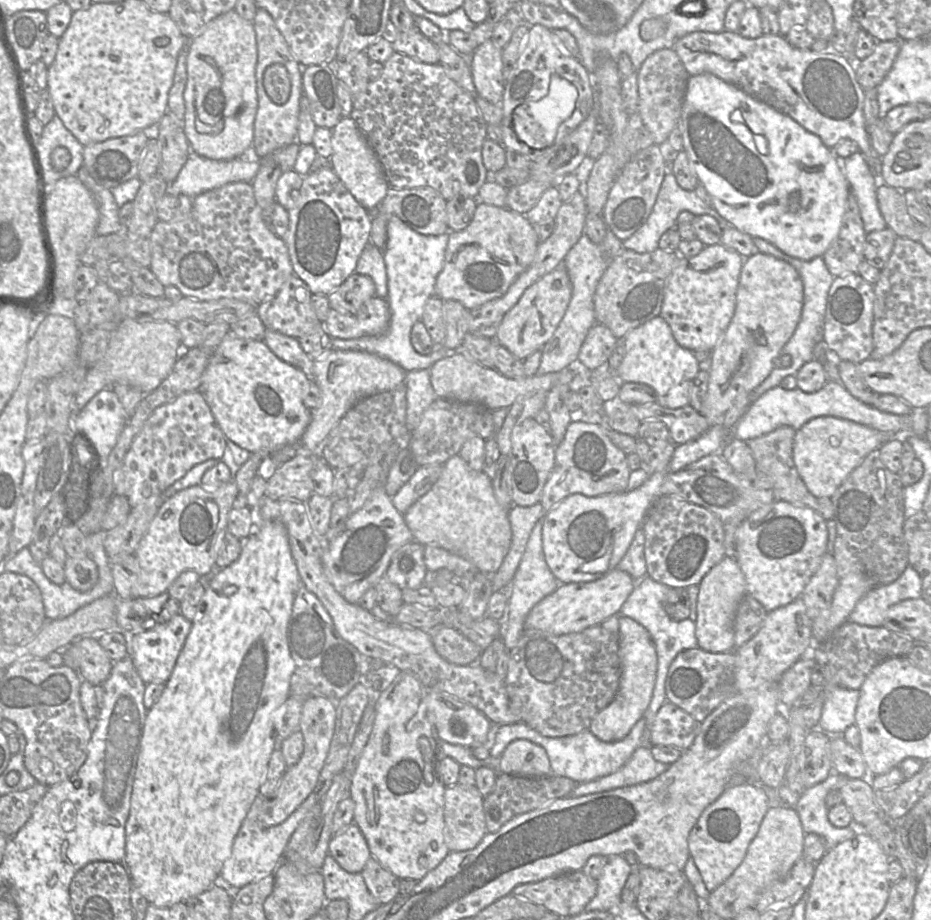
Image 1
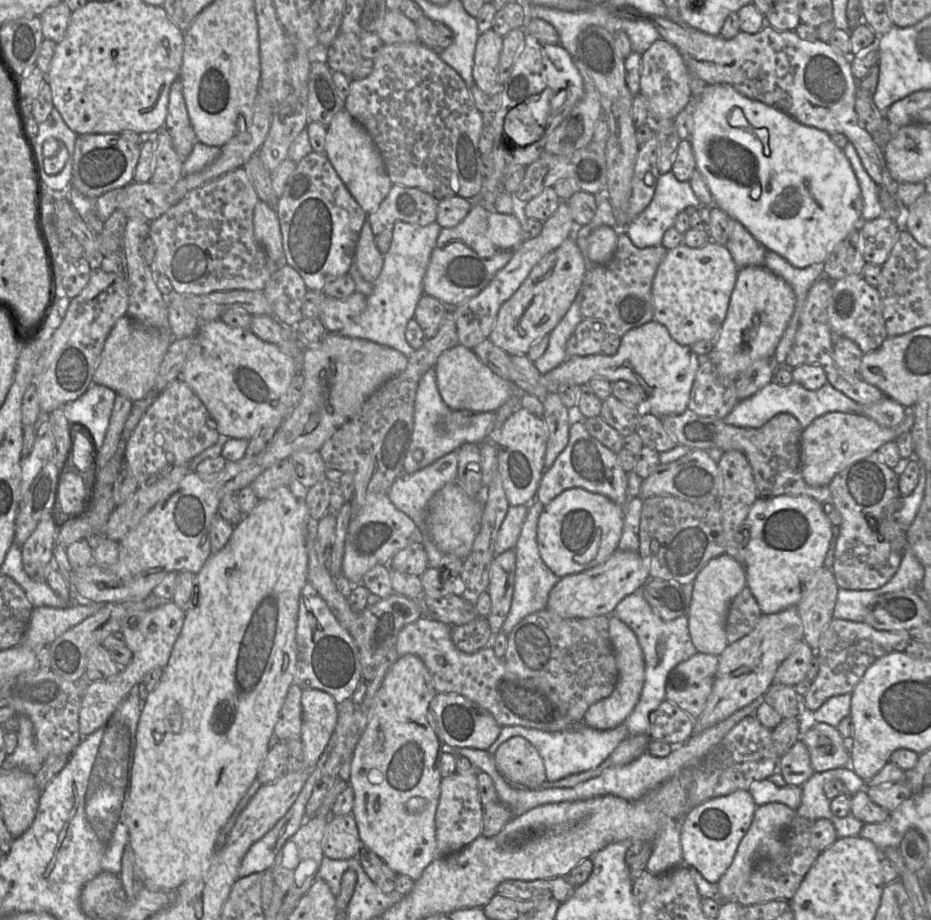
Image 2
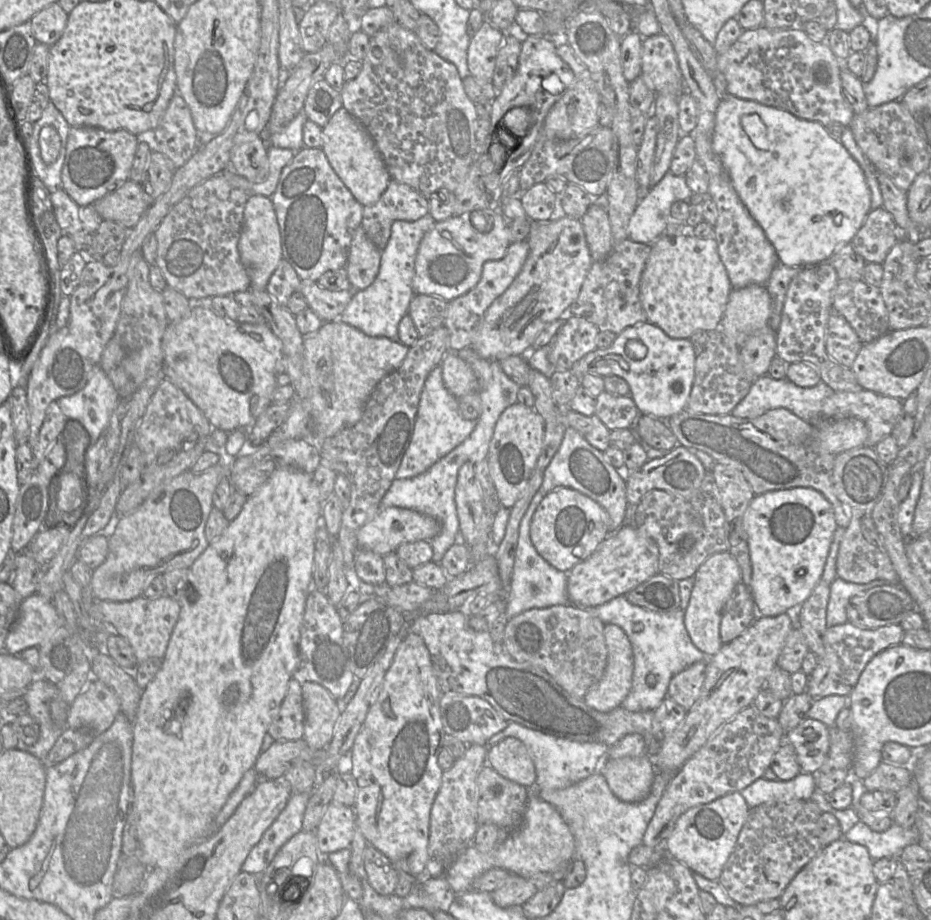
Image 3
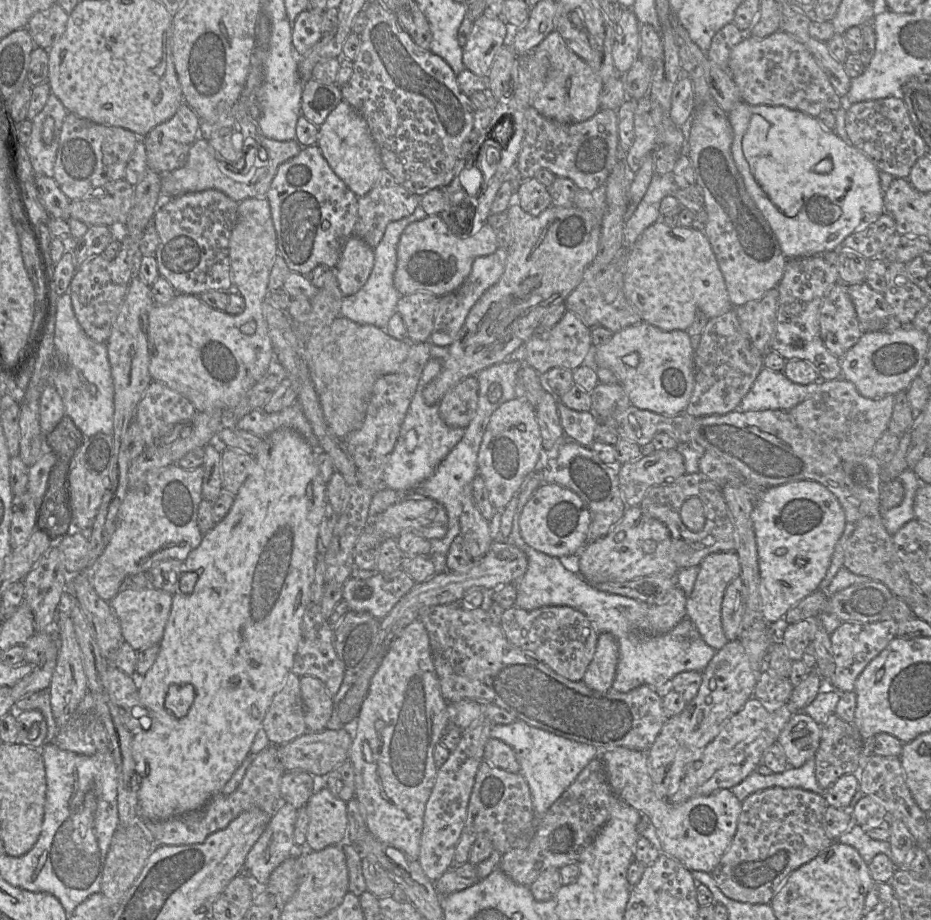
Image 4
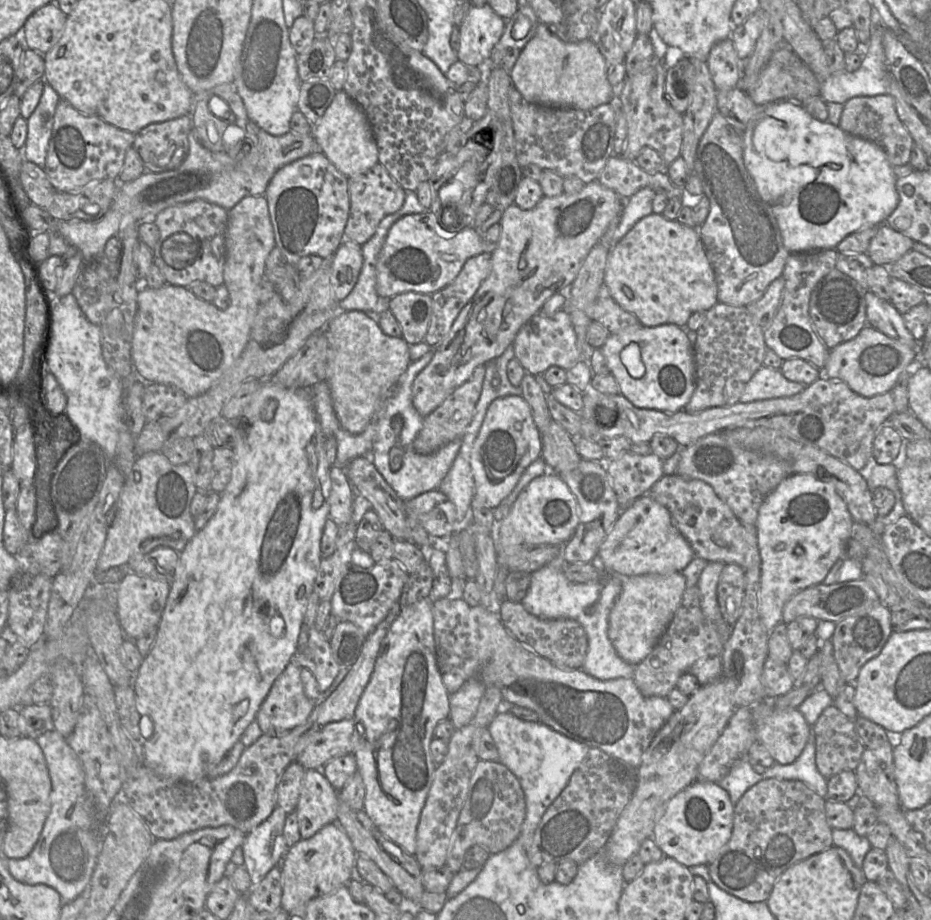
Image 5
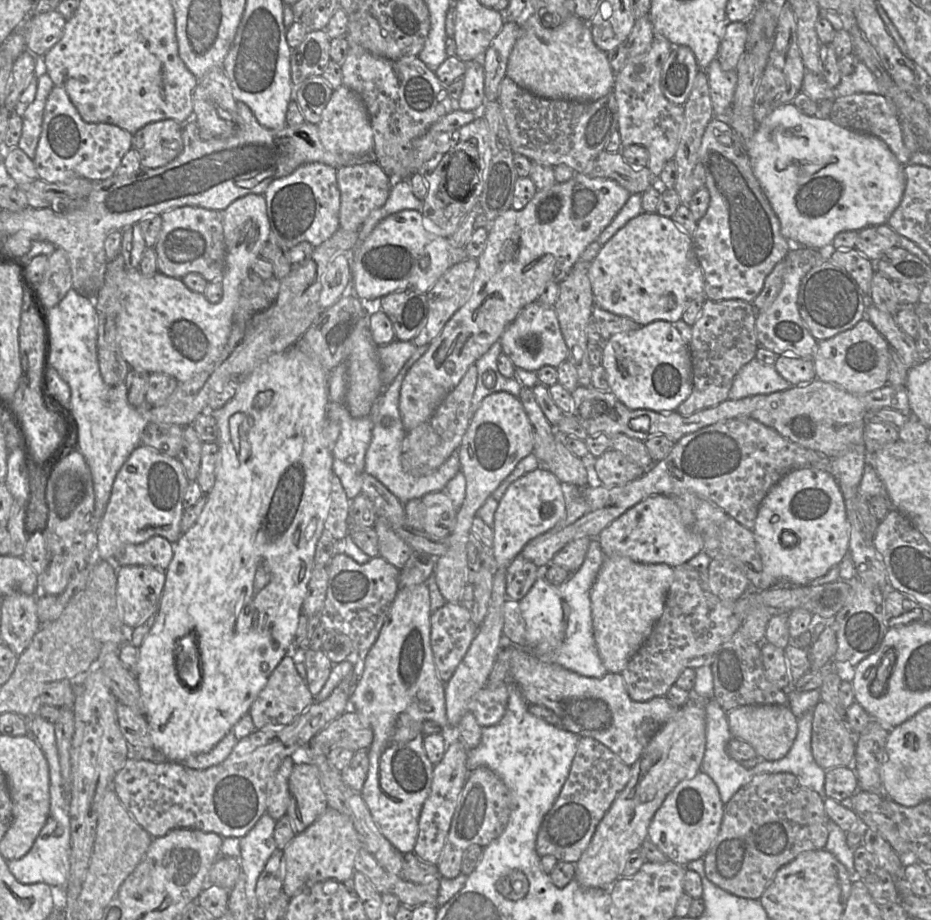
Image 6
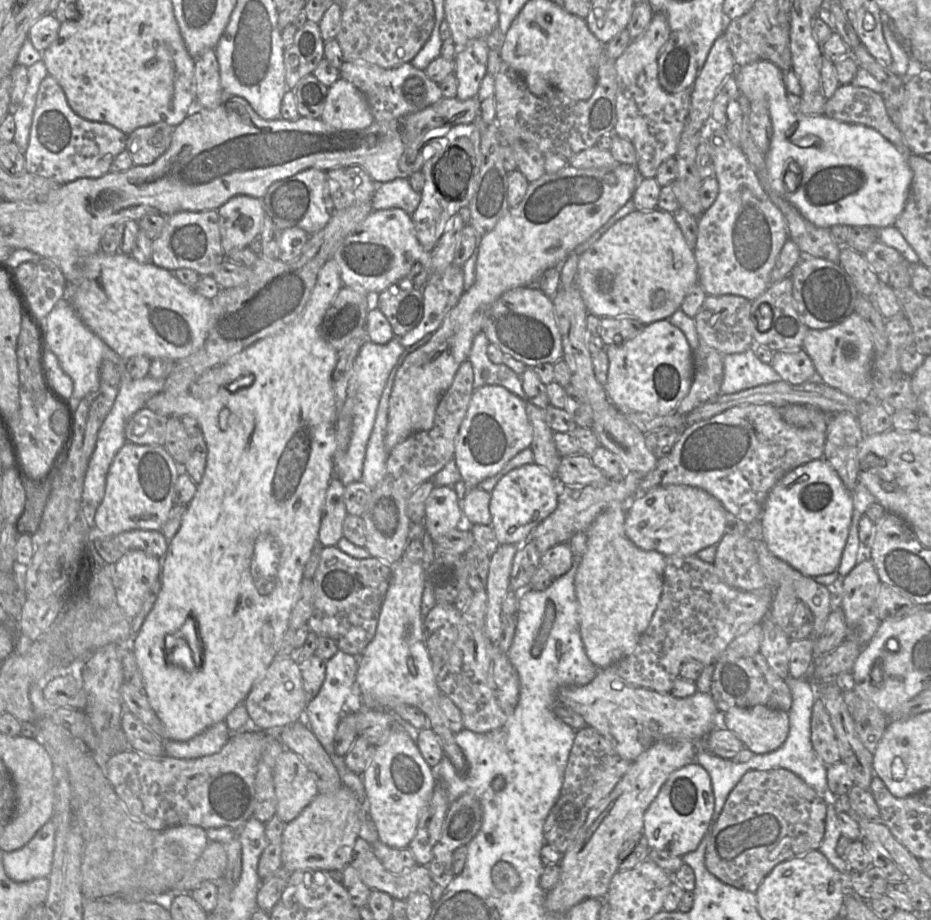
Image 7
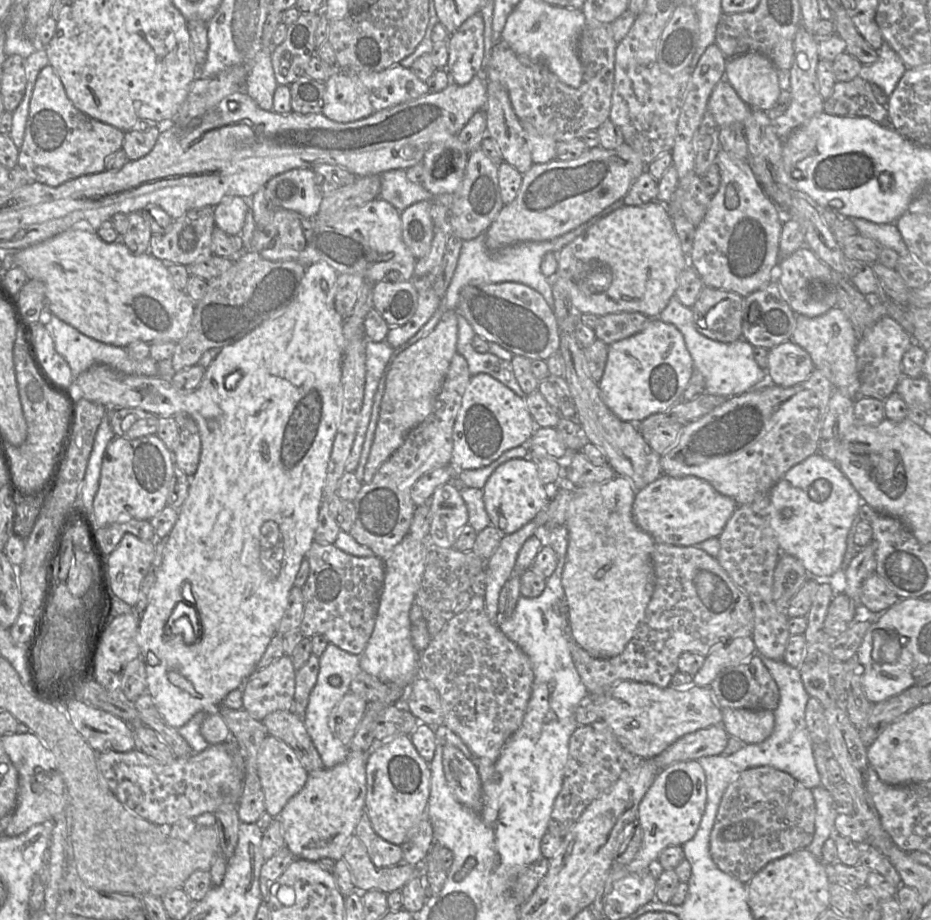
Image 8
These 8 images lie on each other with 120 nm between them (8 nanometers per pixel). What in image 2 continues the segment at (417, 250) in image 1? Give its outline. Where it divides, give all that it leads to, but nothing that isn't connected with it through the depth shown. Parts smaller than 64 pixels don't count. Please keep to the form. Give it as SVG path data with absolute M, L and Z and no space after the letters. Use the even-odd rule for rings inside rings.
M397 221L393 227L391 246L384 255L381 273L373 283L372 293L367 296L365 310L350 325L346 325L340 332L335 334L370 340L391 347L401 352L406 357L409 357L414 352L414 349L406 340L406 326L408 321L414 318L417 303L420 297L424 294L423 278L441 229L442 227L436 221L425 226Z

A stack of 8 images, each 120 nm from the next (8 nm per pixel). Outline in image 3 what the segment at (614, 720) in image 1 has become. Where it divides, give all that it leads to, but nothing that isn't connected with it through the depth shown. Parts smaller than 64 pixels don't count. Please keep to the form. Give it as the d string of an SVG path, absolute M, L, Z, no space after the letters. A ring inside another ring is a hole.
M606 624L604 639L607 665L602 678L584 697L585 703L603 713L622 705L632 688L634 656L626 633L615 624Z

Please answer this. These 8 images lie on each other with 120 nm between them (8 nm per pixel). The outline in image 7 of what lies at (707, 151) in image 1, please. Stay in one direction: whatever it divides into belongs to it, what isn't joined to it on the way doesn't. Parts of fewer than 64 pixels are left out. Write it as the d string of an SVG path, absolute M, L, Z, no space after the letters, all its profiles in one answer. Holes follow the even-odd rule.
M757 60L738 67L734 77L738 89L750 102L765 102L772 123L772 137L768 152L764 155L769 184L774 193L791 203L800 214L814 225L830 228L834 225L884 228L894 225L902 213L913 172L905 157L877 130L862 125L838 121L821 114L806 116L794 114L787 101L787 90L782 71L768 60ZM787 169L801 175L798 187L788 192L785 187Z

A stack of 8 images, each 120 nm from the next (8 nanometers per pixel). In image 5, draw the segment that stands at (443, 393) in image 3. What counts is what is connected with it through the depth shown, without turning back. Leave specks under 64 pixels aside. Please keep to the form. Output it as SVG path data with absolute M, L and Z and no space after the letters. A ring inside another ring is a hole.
M431 349L421 358L412 361L401 375L397 391L392 397L384 399L376 412L377 432L369 456L378 472L403 501L410 500L428 491L438 490L462 445L462 437L460 437L442 446L437 451L426 455L415 452L412 447L412 443L422 429L424 421L424 417L418 413L412 403L412 384L418 373L432 360L433 355L434 350ZM395 415L401 416L403 420L403 427L399 434L396 434L391 428L390 421Z

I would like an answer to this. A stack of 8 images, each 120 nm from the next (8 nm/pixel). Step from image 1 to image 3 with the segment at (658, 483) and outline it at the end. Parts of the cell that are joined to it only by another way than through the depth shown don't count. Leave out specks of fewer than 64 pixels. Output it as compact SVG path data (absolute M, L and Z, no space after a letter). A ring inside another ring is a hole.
M569 487L548 492L536 508L530 524L530 538L539 555L563 572L591 556L610 534L607 512L593 499Z

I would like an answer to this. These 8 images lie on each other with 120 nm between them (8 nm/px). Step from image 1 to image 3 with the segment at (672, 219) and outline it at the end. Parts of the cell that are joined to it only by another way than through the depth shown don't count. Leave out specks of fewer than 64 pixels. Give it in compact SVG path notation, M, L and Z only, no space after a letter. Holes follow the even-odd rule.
M668 170L647 195L641 197L630 219L627 239L653 244L665 232L672 204L676 201L690 203L692 195L685 176L675 176Z

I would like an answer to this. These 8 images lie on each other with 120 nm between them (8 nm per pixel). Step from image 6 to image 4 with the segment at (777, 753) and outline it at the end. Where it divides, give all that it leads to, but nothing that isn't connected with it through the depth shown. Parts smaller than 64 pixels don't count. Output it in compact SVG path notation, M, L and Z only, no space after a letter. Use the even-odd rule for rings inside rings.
M796 712L781 731L779 743L787 757L789 767L799 768L814 758L820 744L821 725L804 712Z

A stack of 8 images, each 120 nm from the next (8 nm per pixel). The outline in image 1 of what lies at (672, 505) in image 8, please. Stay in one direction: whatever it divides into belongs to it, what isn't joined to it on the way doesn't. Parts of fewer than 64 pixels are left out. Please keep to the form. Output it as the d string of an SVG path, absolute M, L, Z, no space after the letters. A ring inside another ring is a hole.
M618 568L595 581L562 583L533 607L526 617L524 629L536 629L556 636L581 632L611 616L620 615L623 604L635 586L636 581Z

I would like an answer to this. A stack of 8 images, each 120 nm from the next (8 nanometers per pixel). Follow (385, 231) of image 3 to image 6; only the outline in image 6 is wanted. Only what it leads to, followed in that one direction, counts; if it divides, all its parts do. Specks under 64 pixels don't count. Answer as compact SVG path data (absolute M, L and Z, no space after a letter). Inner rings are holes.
M377 161L338 168L337 183L340 190L340 228L355 232L360 230L374 210L385 204L393 185Z

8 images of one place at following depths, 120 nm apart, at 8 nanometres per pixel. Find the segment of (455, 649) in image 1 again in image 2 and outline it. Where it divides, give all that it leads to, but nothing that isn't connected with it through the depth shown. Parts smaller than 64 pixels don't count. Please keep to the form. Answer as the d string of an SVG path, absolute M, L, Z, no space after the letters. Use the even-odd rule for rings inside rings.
M487 617L476 619L459 626L452 626L451 639L455 646L465 653L474 653L491 642L491 630Z

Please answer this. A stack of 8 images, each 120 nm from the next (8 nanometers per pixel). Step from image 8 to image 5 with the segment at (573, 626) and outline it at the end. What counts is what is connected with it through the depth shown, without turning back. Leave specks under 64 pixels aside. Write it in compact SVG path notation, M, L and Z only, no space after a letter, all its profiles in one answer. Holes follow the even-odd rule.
M681 572L622 577L621 592L609 615L608 638L618 656L637 665L653 650L672 621L685 591Z

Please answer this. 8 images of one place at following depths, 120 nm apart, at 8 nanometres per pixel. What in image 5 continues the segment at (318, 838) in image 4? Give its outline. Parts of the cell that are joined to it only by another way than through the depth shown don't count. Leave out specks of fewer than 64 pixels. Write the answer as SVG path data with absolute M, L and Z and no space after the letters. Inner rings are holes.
M321 770L305 771L295 810L301 839L309 839L327 824L337 822L340 798Z

